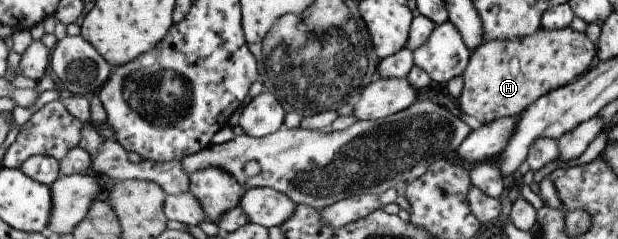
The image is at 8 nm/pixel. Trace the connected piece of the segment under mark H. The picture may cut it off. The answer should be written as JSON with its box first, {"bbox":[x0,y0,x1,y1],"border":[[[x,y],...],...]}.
{"bbox":[458,27,595,125],"border":[[[539,27],[527,36],[483,41],[471,52],[467,66],[461,74],[463,86],[458,96],[459,109],[465,118],[475,125],[487,124],[501,117],[519,115],[540,96],[574,81],[587,72],[587,68],[593,62],[595,51],[595,43],[589,41],[584,32],[574,31],[571,27],[553,30]]]}

